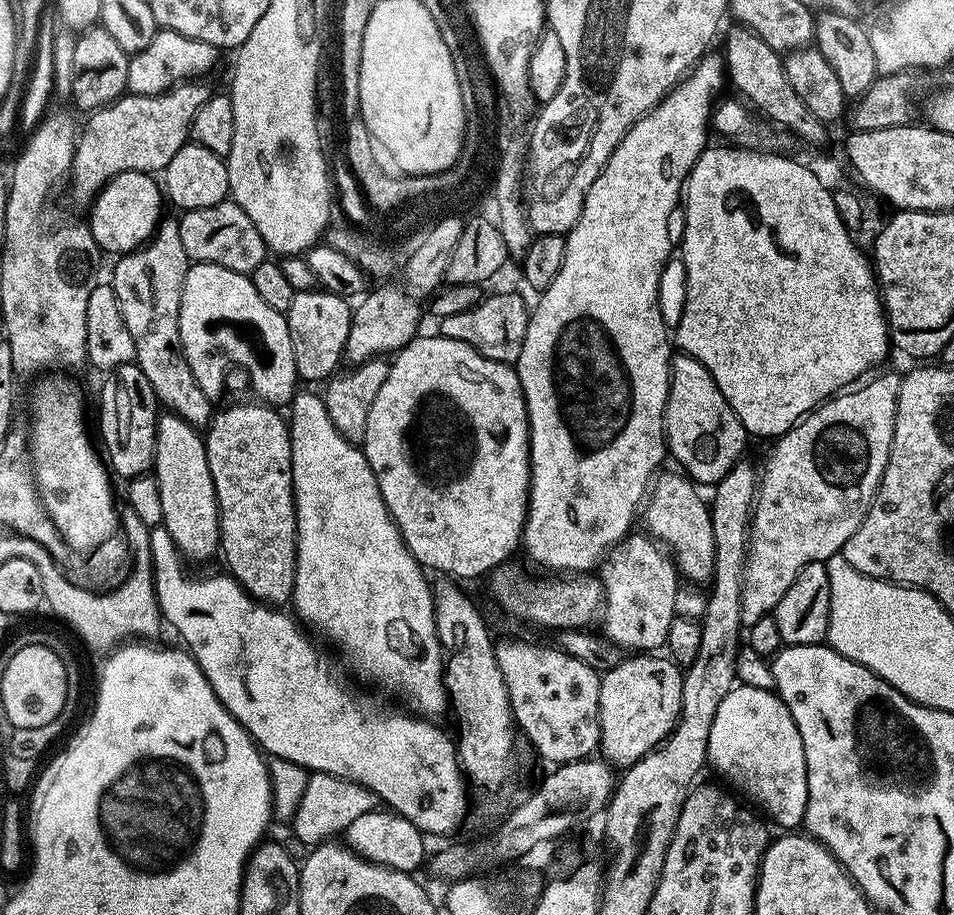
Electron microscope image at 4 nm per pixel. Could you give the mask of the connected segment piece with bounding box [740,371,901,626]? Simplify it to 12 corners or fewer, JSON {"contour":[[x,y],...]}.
{"contour":[[901,377],[825,400],[762,464],[741,625],[876,499]]}

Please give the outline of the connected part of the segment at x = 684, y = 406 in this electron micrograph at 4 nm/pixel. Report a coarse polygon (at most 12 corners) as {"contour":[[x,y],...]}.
{"contour":[[670,361],[664,434],[700,486],[745,455],[750,434],[706,366]]}

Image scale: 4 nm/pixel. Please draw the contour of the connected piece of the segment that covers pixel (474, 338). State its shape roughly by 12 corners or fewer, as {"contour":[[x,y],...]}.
{"contour":[[516,292],[485,295],[439,335],[515,365],[530,315]]}

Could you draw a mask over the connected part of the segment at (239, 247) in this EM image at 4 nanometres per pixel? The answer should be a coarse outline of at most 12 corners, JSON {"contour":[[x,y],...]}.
{"contour":[[231,198],[179,217],[189,261],[251,274],[269,255]]}

